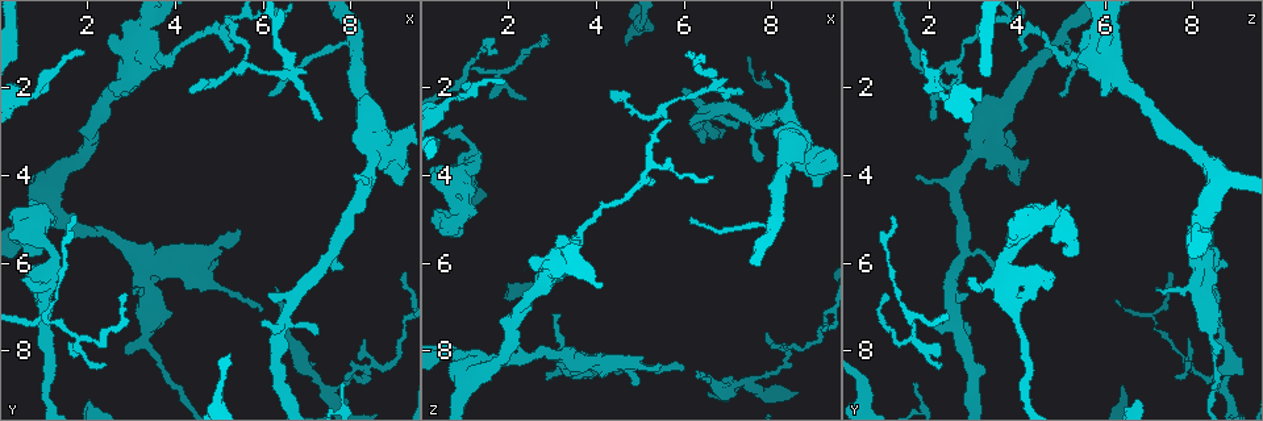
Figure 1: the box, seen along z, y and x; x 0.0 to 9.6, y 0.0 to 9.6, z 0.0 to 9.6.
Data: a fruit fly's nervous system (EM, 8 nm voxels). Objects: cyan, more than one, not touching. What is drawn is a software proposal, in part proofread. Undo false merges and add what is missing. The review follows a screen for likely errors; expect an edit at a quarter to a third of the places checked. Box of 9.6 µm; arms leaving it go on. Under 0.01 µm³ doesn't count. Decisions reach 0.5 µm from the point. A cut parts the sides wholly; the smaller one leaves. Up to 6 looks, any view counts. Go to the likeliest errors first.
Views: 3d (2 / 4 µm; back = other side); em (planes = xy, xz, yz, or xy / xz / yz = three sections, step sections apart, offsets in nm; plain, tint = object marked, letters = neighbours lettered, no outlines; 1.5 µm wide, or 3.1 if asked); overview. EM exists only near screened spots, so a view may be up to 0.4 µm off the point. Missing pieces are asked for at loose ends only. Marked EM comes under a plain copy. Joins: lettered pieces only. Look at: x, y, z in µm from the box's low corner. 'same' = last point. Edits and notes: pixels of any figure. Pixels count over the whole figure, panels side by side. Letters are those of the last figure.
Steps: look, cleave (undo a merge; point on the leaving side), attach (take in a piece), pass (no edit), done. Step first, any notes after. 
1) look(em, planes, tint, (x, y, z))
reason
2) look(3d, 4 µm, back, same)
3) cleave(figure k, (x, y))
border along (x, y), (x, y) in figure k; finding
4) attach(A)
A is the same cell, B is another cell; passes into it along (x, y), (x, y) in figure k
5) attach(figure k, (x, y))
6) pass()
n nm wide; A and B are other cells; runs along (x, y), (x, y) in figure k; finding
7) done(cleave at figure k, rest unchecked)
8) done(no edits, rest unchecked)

look(em, yz, step 4, letters, (6.15, 6.65, 2.80))

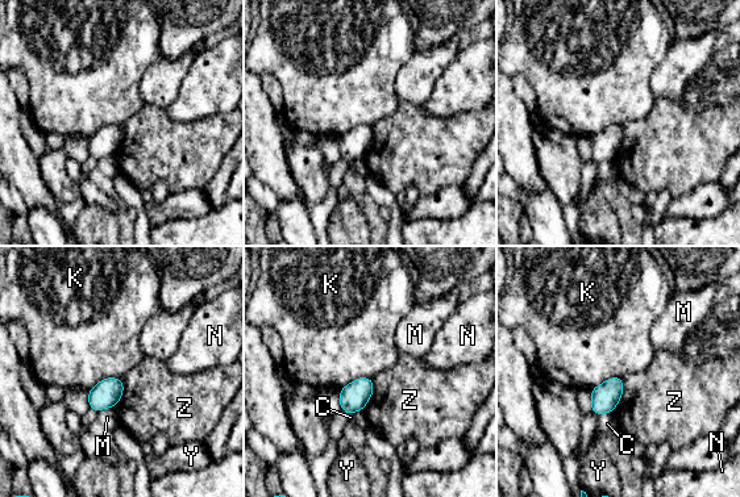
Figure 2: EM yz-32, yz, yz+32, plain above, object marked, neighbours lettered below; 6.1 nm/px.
look(em, planes, letters, same)
another direction

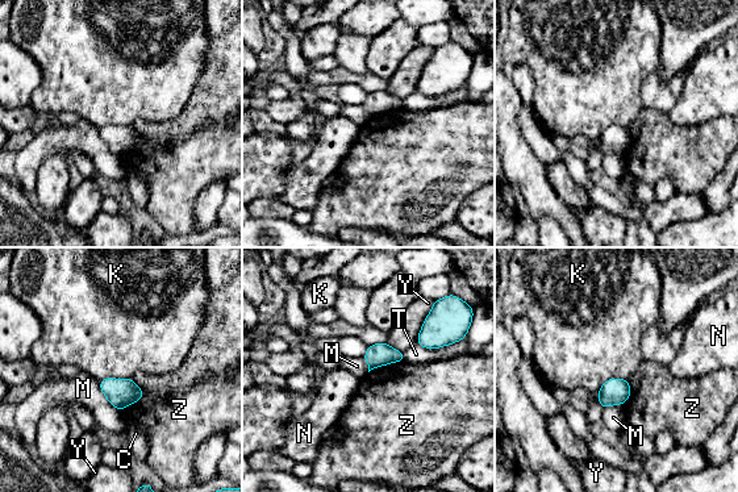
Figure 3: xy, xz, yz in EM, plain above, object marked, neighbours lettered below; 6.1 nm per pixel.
pass()
170 nm wide; C, K, M, N, T, Y and Z are other cells; border along (130, 376), (103, 378), (99, 382) in figure 3; none of them fits

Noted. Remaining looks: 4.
look(em, planes, letters, (7.35, 8.85, 8.70))

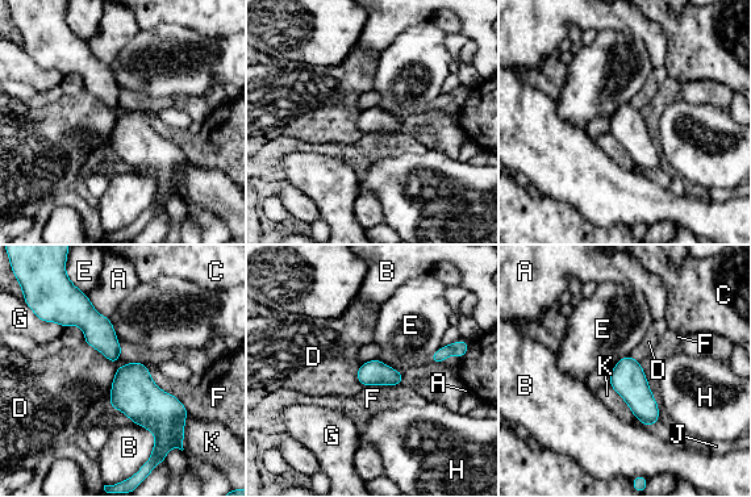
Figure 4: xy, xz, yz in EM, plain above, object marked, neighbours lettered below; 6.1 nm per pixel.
pass()
A, B, C, D, E, F, G, H, J and K are other cells; all the same cell

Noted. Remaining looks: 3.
look(em, planes, tint, (0.85, 6.35, 4.30))

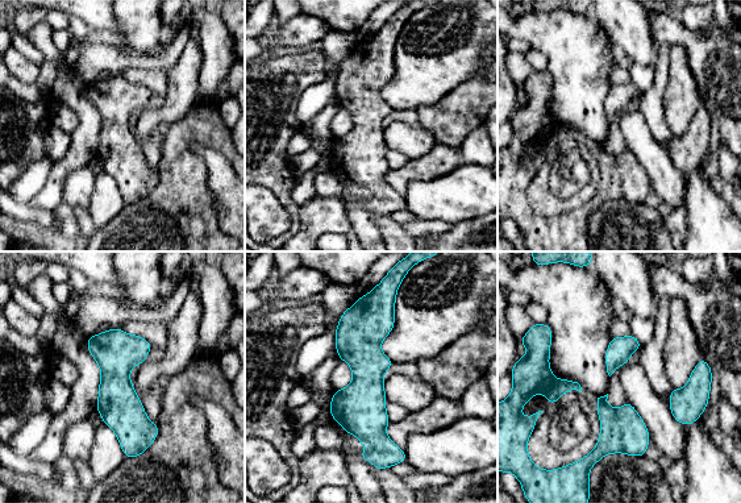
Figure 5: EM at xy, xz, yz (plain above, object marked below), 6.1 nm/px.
look(em, planes, letters, same)
what lies round it

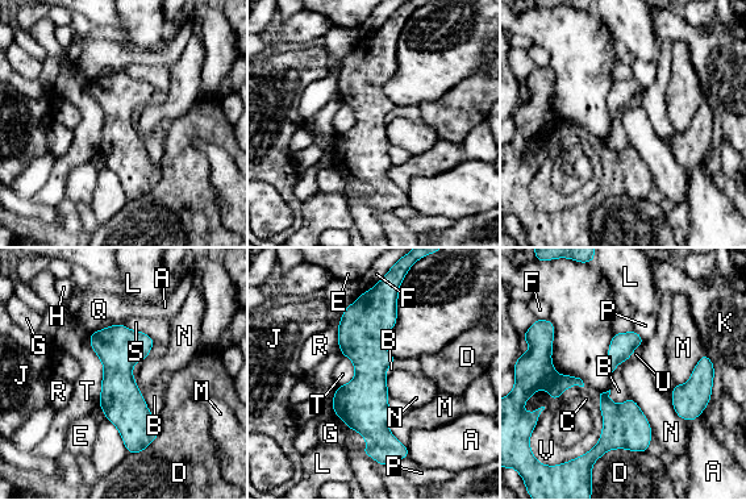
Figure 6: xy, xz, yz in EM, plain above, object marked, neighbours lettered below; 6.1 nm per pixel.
pass()
20 nm wide; A, B, C, D, E, F, G, H, J, K, L, M, N, P, Q, R, S, T, U and V are other cells; border along (140, 361), (133, 366), (136, 383) in figure 6; one cell here

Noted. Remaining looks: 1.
done(no edits, rest unchecked)

